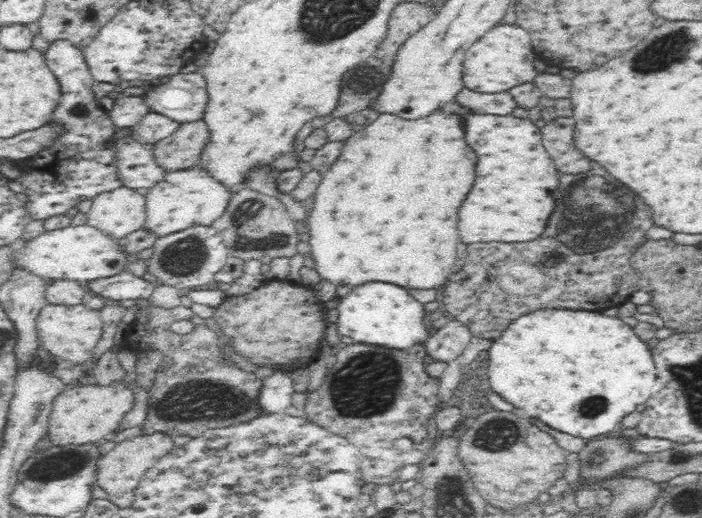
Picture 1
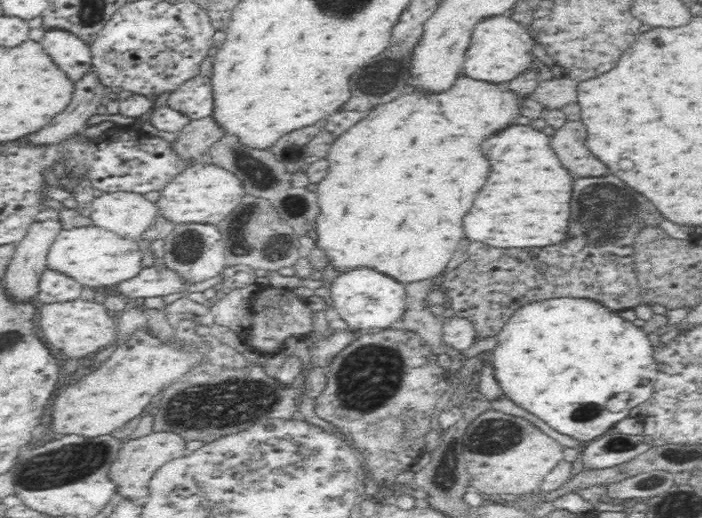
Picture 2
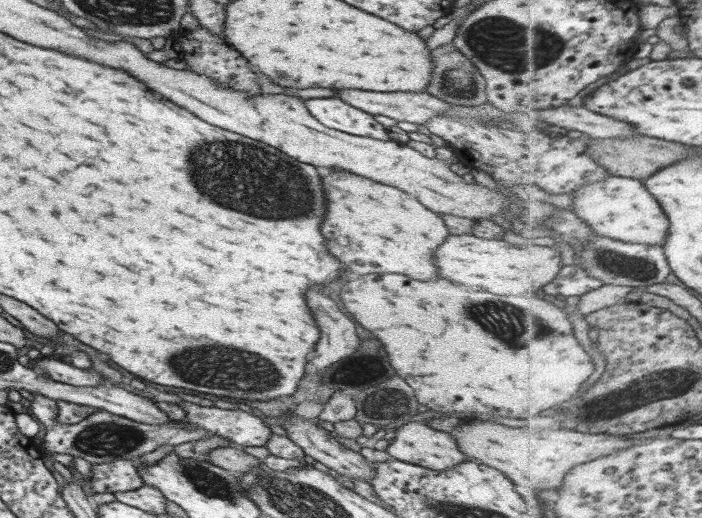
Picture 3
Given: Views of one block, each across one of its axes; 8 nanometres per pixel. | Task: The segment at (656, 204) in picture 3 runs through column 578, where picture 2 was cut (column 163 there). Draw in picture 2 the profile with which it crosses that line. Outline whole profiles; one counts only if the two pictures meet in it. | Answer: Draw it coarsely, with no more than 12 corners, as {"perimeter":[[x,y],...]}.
{"perimeter":[[201,160],[160,192],[178,225],[217,225],[242,208],[242,179]]}

